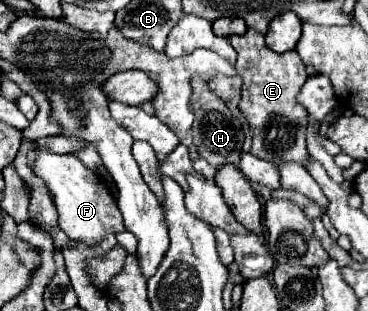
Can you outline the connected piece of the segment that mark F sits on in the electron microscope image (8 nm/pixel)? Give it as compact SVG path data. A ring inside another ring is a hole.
M35 148L35 162L33 172L45 182L53 204L59 214L59 228L73 240L87 240L87 244L95 244L103 232L123 232L123 220L119 216L119 208L115 208L115 198L111 196L111 188L95 176L81 160L73 156L53 154L47 148Z

